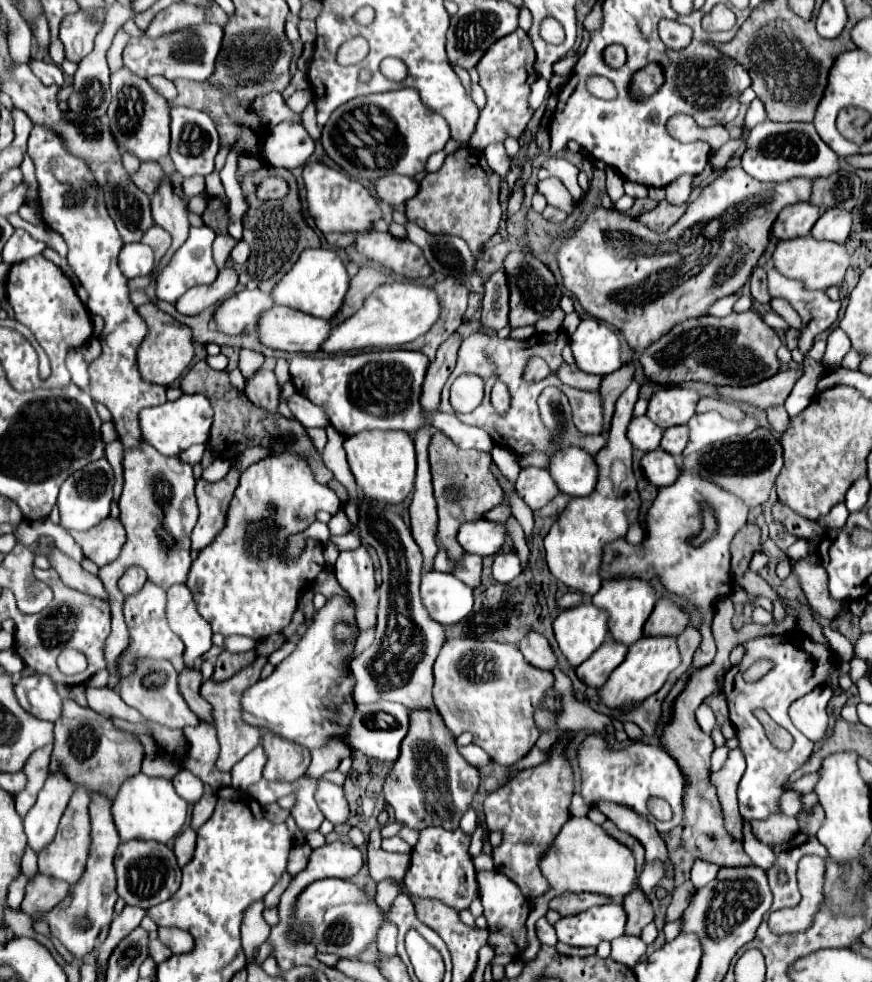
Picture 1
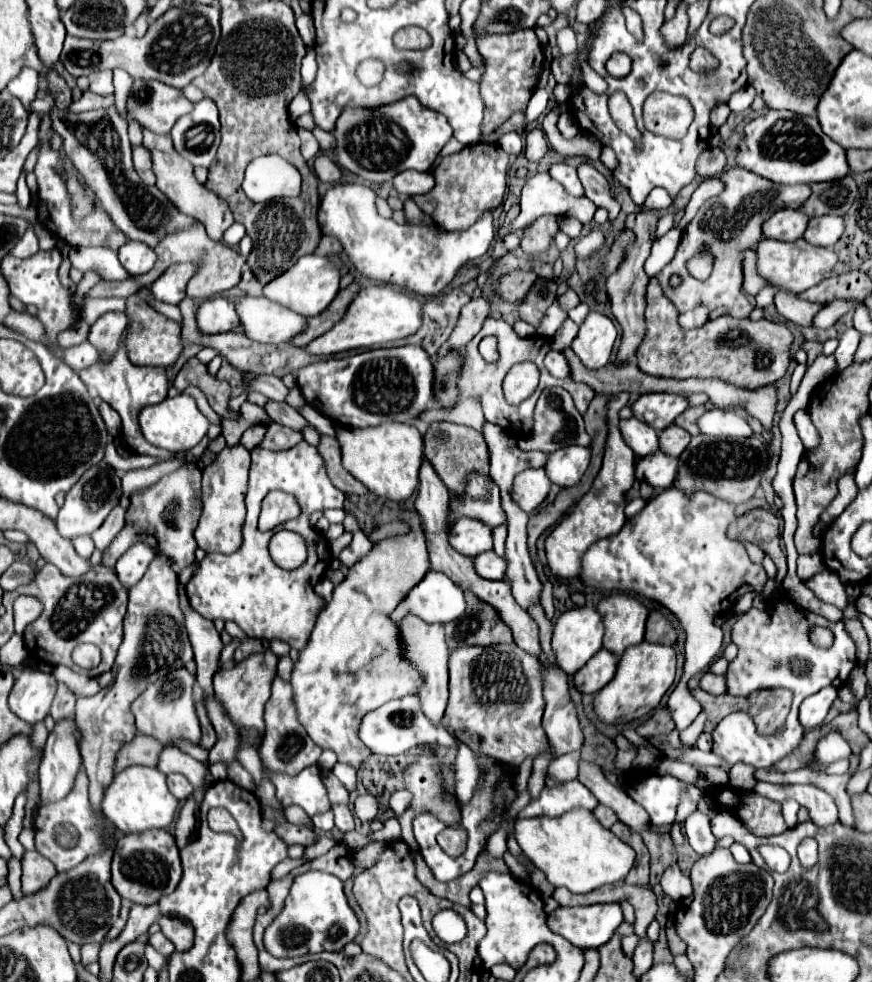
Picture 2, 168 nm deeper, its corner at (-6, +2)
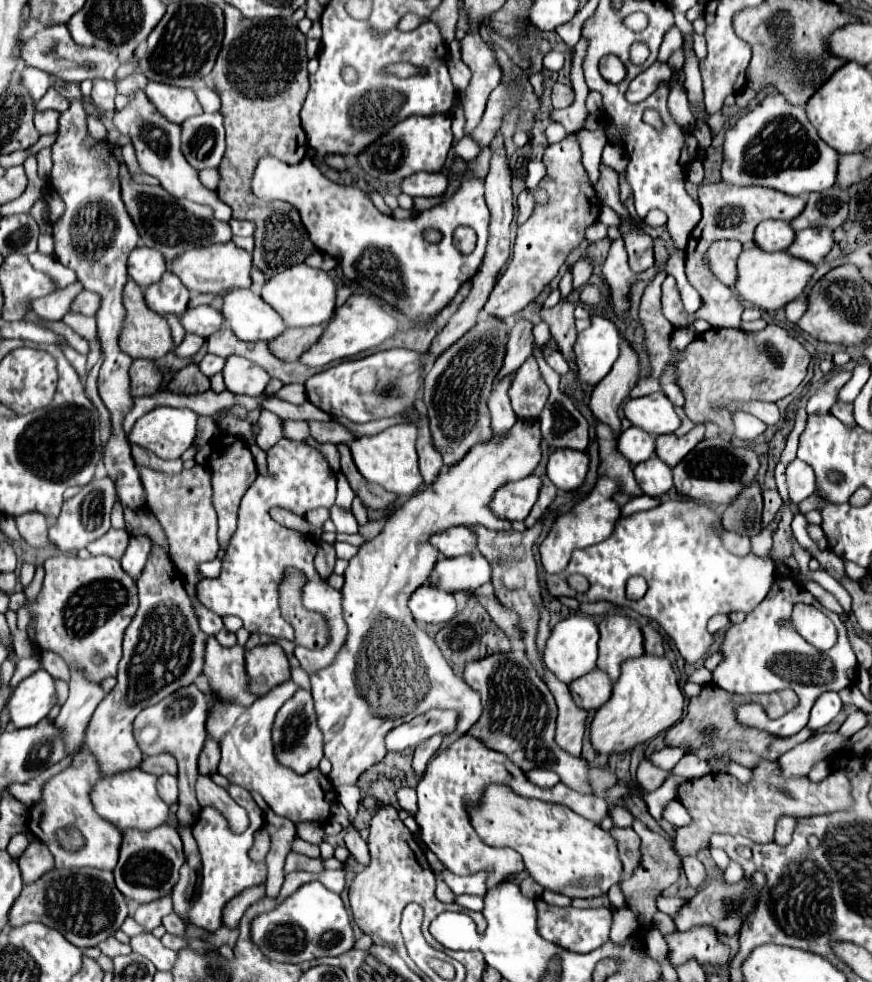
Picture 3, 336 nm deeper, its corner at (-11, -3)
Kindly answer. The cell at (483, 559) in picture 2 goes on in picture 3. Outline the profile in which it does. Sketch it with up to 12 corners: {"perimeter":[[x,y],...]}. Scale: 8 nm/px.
{"perimeter":[[479,552],[439,558],[427,580],[449,594],[491,582]]}

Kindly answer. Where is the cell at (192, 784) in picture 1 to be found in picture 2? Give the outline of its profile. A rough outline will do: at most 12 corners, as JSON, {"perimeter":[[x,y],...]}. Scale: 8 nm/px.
{"perimeter":[[168,775],[168,789],[180,801],[194,793],[186,777]]}

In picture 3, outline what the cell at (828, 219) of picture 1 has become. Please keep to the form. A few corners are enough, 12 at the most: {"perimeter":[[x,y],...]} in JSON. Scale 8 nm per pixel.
{"perimeter":[[809,228],[787,248],[805,262],[819,264],[833,246],[833,232]]}

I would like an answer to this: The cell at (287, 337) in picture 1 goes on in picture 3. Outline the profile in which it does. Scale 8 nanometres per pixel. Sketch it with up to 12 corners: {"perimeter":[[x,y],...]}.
{"perimeter":[[247,288],[223,296],[223,318],[239,340],[269,342],[281,316]]}

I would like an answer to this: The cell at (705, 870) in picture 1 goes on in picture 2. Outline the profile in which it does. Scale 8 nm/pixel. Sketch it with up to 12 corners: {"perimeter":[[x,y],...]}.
{"perimeter":[[700,811],[686,819],[688,845],[700,857],[712,853],[716,837]]}

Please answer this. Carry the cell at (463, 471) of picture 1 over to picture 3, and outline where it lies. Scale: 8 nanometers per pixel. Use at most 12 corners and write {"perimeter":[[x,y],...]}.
{"perimeter":[[483,314],[425,376],[445,466],[491,438],[509,326]]}

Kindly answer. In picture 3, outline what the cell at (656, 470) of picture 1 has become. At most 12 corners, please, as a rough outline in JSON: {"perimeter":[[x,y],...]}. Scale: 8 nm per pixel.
{"perimeter":[[657,456],[633,466],[647,496],[663,496],[673,486],[671,468]]}

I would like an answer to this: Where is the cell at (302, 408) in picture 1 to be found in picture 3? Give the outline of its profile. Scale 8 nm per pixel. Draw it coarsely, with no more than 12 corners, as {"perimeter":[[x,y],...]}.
{"perimeter":[[227,358],[223,378],[229,392],[263,394],[269,374],[251,360]]}

